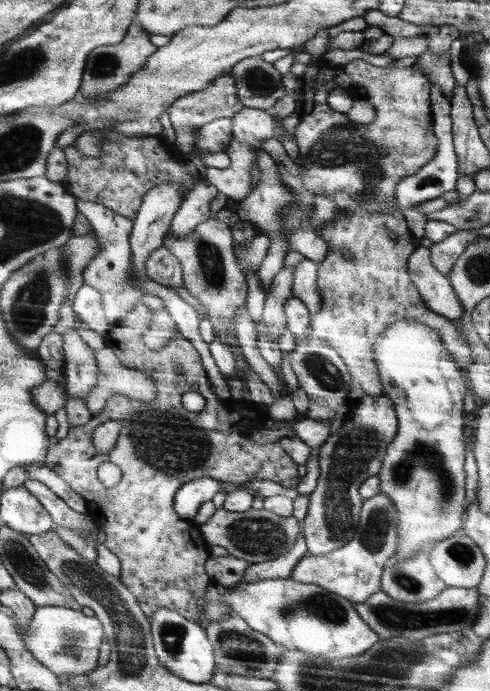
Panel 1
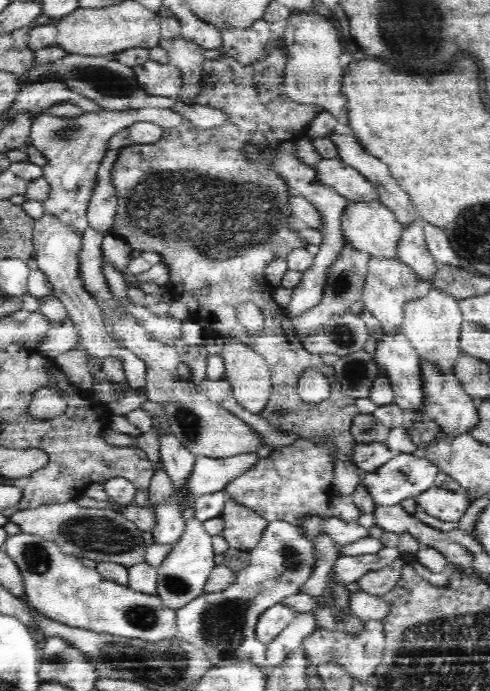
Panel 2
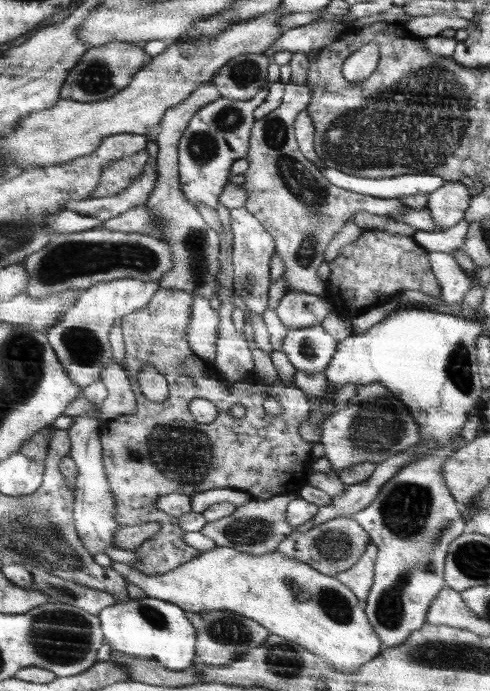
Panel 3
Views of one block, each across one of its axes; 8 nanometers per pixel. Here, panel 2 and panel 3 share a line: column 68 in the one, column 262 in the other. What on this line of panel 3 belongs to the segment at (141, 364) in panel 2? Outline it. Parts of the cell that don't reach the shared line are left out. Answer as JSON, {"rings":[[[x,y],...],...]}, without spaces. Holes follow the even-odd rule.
{"rings":[[[244,207],[229,209],[230,226],[234,234],[232,254],[233,263],[233,290],[245,302],[251,312],[260,314],[267,309],[269,299],[270,258],[276,254],[274,238],[268,234],[259,220],[250,214]]]}

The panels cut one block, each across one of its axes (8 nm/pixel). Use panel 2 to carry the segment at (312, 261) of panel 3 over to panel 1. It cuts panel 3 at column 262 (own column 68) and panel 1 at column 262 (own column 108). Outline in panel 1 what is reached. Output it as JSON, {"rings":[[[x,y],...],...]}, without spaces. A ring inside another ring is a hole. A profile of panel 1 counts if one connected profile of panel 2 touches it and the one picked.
{"rings":[[[244,107],[236,116],[232,118],[234,124],[234,134],[231,145],[227,150],[231,164],[224,170],[218,168],[208,169],[207,177],[204,182],[214,186],[218,192],[226,195],[229,199],[242,201],[244,197],[250,195],[252,190],[252,165],[256,164],[256,150],[262,150],[264,142],[268,138],[274,138],[274,122],[271,112],[259,110],[256,108]]]}

